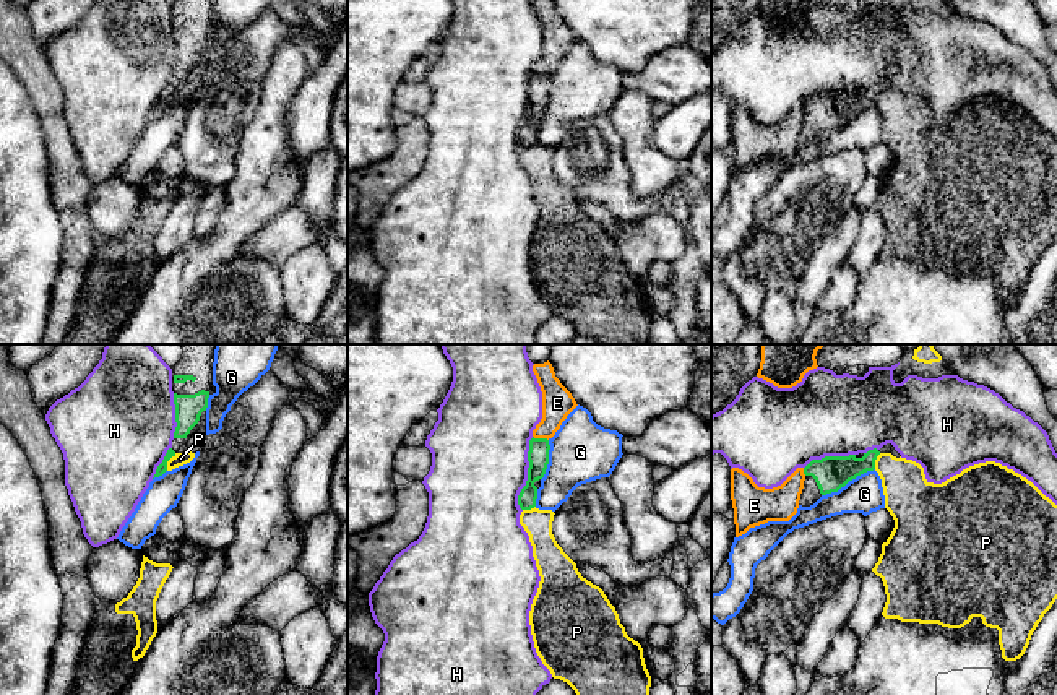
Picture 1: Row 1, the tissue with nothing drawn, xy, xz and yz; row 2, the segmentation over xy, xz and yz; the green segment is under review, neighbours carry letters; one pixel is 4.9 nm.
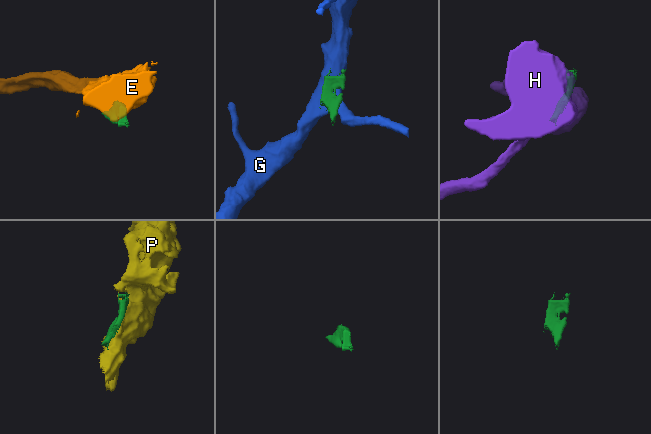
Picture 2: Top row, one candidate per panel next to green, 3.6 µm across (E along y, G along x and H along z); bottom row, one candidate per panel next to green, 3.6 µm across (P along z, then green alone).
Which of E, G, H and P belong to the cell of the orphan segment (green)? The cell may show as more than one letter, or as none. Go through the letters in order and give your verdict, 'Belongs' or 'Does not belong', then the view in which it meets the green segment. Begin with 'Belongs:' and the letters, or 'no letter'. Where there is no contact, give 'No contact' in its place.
Belongs: no letter
E: Does not belong. Touches green in xz
G: Does not belong. Touches green in yz
H: Does not belong. Touches green in xz
P: Does not belong. Touches green in xy

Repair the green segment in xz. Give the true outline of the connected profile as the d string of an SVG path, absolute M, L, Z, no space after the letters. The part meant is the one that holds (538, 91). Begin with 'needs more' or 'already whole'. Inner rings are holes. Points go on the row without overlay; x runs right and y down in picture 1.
already whole | M531 75L528 88L528 117L518 132L518 141L521 146L531 146L536 143L537 123L536 117L542 115L549 101L549 76L547 75Z

